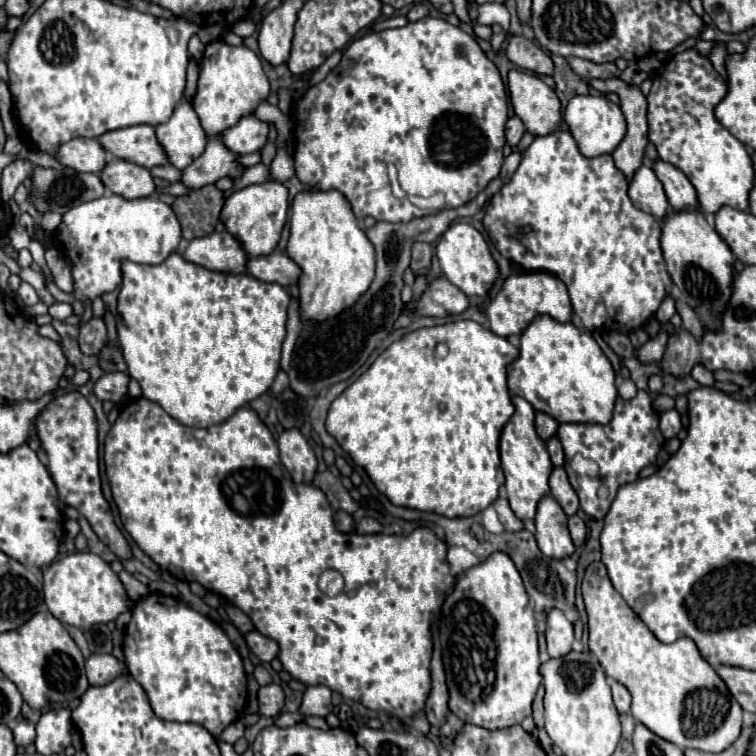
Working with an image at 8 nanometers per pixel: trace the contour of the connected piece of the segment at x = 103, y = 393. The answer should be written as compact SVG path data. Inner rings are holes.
M106 372L94 382L94 394L98 400L110 400L120 404L128 392L128 374L124 372Z

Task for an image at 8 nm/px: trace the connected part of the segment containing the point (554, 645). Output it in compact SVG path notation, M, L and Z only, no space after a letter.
M562 610L546 612L546 642L550 658L562 658L572 650L574 628Z

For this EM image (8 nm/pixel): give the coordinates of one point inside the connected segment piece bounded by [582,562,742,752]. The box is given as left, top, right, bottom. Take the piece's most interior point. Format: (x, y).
(676, 693)

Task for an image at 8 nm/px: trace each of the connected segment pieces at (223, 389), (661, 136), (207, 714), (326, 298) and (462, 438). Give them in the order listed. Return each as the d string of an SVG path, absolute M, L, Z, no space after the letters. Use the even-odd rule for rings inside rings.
M172 252L162 264L136 264L130 260L122 262L122 288L118 294L118 318L116 318L116 326L118 326L118 340L122 346L122 354L124 360L128 364L128 372L132 378L138 380L142 394L156 402L158 406L164 408L164 412L168 412L174 420L178 420L184 426L190 428L208 428L212 424L220 424L224 420L228 420L238 408L242 408L244 404L248 404L250 400L262 396L274 382L276 372L280 368L280 350L282 350L282 342L286 338L286 310L290 304L290 294L280 286L280 284L266 284L260 282L256 278L252 278L250 274L222 274L222 272L212 272L206 270L198 264L192 264L188 260L184 260L184 256L180 252Z
M696 48L676 54L662 66L654 74L648 94L648 138L664 162L674 164L688 176L696 188L700 210L706 214L716 214L722 206L746 210L748 192L754 186L752 158L746 146L714 118L714 108L724 96L724 78Z
M148 594L138 600L124 634L124 660L130 676L146 690L150 706L158 718L202 724L216 738L228 724L240 718L240 708L246 704L246 674L242 658L218 624L184 602L164 594Z
M338 190L298 192L288 218L290 238L286 254L302 268L300 310L308 322L340 314L352 306L374 278L374 246L358 226L350 202Z
M458 320L458 322L450 322L450 324L442 324L442 326L412 330L408 334L404 334L400 340L392 342L372 362L372 366L362 376L358 376L332 402L330 412L328 412L328 420L326 420L326 430L328 430L330 436L336 438L336 442L342 446L342 450L348 452L350 458L366 470L366 474L370 476L374 486L392 504L412 508L412 510L422 510L422 512L434 512L434 514L440 514L440 516L446 516L446 518L474 516L498 498L498 488L504 484L504 472L500 468L500 454L498 454L498 440L500 440L500 432L502 432L504 424L514 414L514 404L512 404L508 388L506 388L506 366L510 362L514 362L516 358L518 358L518 348L514 348L506 338L492 334L492 330L486 330L478 322L472 322L472 320Z

